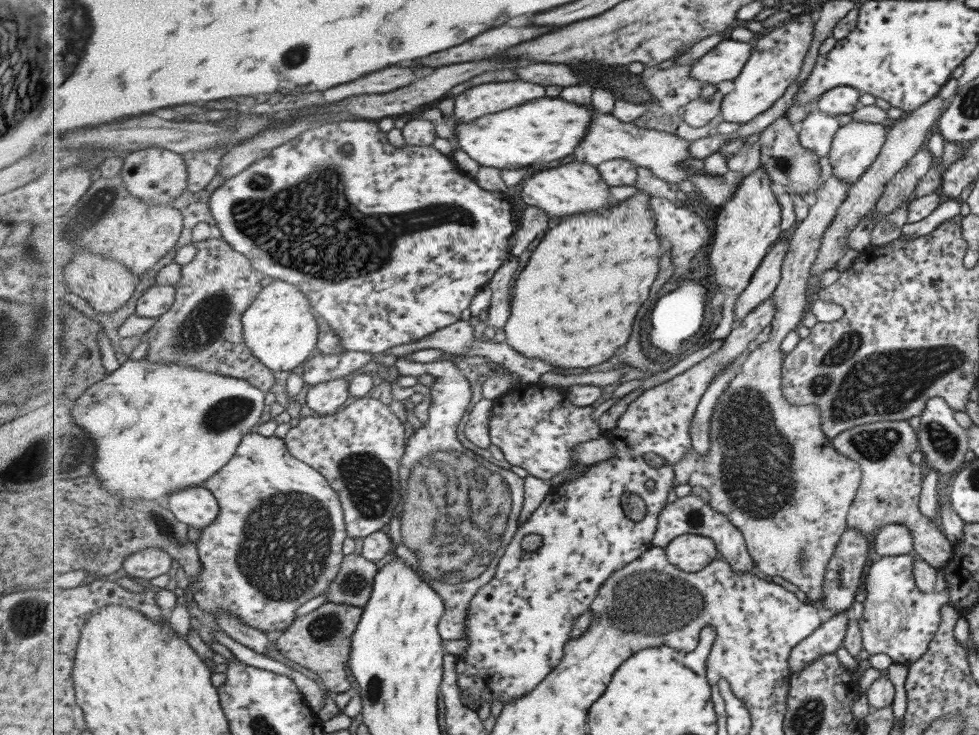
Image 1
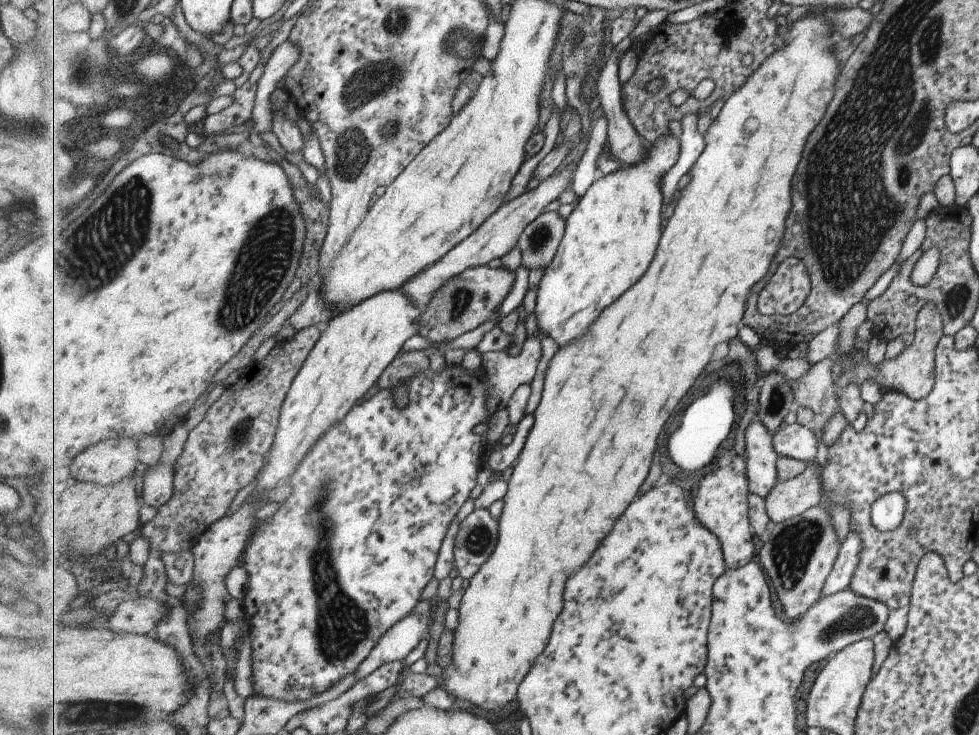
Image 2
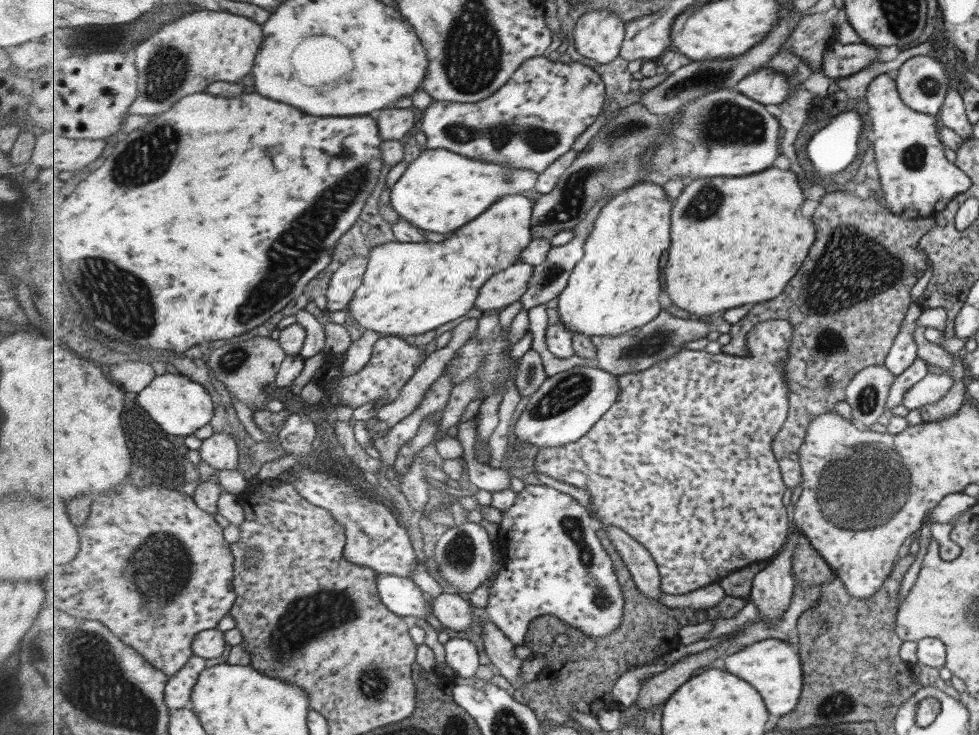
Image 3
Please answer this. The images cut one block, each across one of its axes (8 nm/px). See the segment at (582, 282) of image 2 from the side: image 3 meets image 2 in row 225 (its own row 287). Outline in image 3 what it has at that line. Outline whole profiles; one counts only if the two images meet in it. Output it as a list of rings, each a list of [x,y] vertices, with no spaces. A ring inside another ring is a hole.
[[[643,181],[636,183],[631,188],[625,189],[621,194],[615,195],[613,200],[609,201],[605,205],[598,217],[594,221],[594,228],[592,233],[587,238],[587,244],[585,244],[585,256],[583,256],[581,262],[575,266],[571,278],[569,278],[569,285],[565,288],[558,297],[558,313],[560,316],[560,323],[562,323],[570,332],[577,334],[587,334],[589,337],[599,336],[622,336],[633,330],[633,328],[641,328],[646,326],[649,322],[655,321],[655,318],[662,314],[661,304],[659,304],[659,296],[661,296],[661,258],[665,254],[665,250],[671,248],[671,214],[673,214],[673,199],[669,197],[669,193],[665,191],[663,185],[656,184],[652,181]]]

